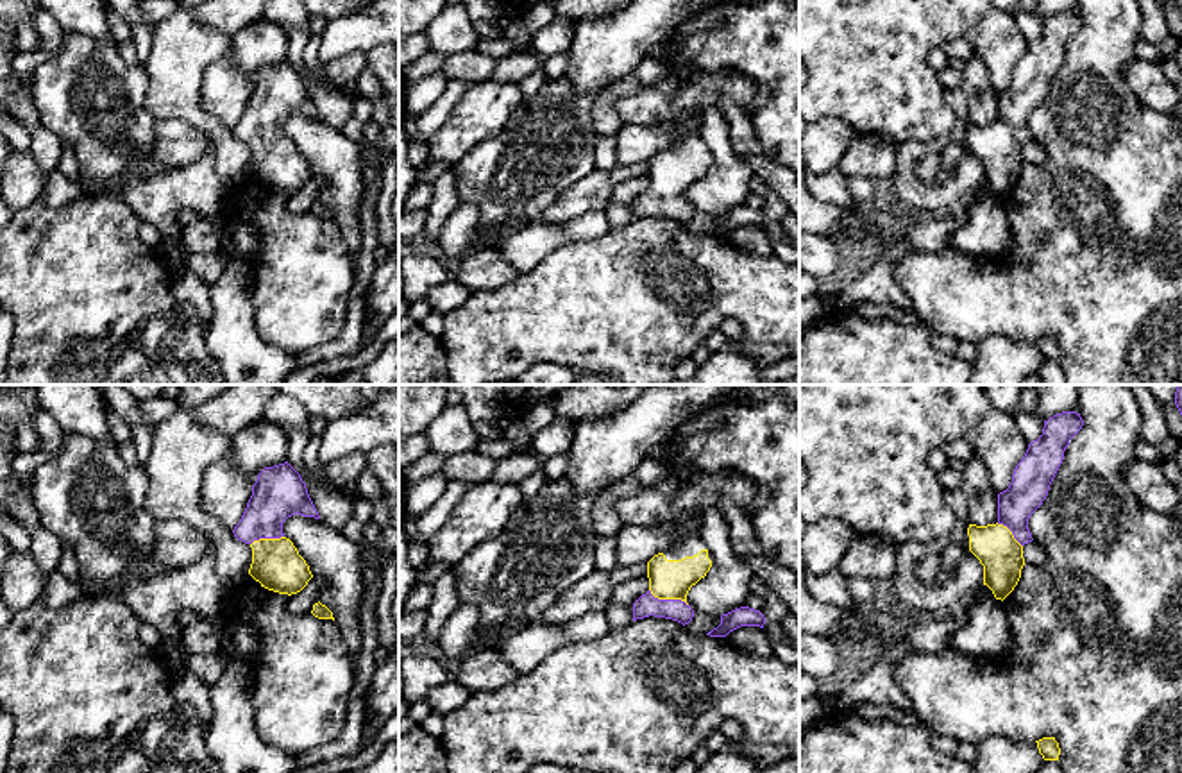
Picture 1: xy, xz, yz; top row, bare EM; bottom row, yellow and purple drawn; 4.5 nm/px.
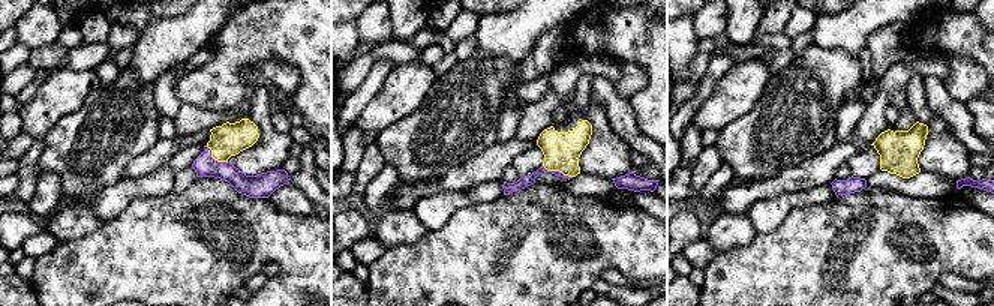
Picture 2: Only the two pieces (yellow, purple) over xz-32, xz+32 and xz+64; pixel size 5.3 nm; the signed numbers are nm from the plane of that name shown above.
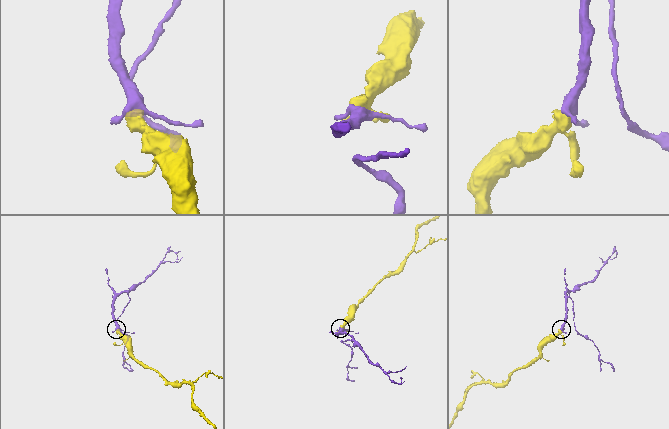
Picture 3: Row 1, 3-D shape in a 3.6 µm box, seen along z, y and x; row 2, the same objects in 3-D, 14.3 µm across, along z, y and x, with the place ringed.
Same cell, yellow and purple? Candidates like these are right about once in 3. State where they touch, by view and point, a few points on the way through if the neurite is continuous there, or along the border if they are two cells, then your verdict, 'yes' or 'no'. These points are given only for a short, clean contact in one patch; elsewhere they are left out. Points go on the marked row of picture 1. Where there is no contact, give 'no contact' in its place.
contact xz (667, 598); way xz (667, 578), (667, 598), (646, 605); yes

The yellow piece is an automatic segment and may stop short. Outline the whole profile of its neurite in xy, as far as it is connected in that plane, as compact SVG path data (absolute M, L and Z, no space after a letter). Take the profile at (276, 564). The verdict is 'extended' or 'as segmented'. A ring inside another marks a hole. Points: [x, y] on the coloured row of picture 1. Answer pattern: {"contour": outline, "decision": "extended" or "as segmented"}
{"contour": "M284 462L258 474L247 508L232 530L238 540L252 548L249 574L261 587L288 596L300 592L313 578L283 533L283 522L295 514L320 519L300 474Z", "decision": "extended"}

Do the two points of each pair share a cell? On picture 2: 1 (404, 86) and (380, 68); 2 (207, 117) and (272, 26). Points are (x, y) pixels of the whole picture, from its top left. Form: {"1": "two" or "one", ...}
{"1": "two", "2": "two"}

